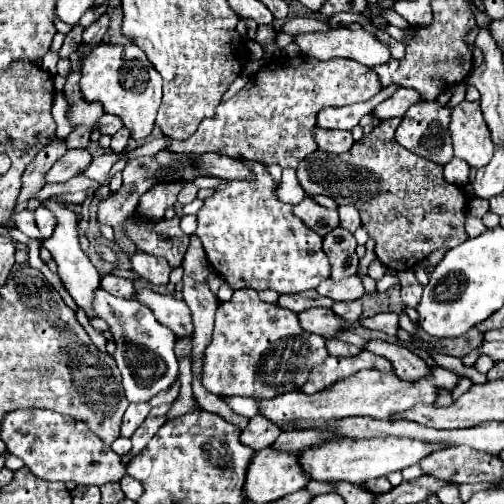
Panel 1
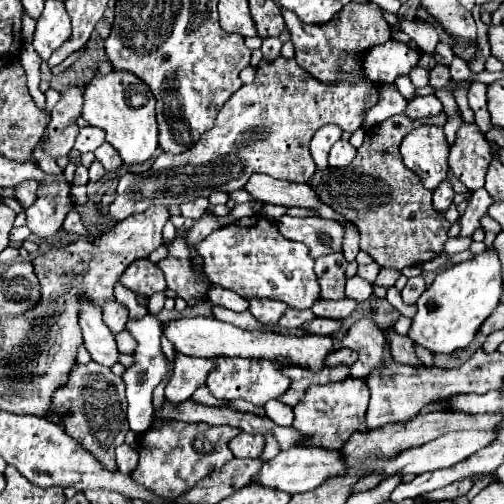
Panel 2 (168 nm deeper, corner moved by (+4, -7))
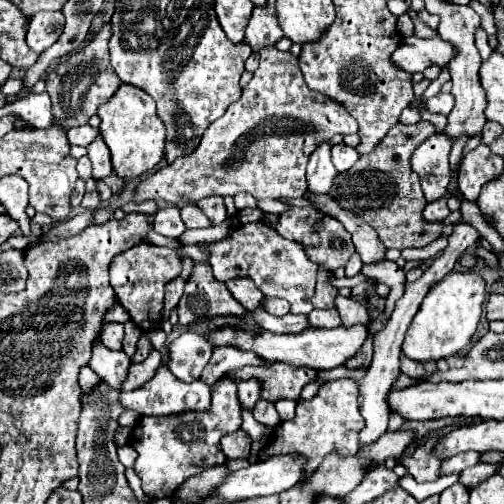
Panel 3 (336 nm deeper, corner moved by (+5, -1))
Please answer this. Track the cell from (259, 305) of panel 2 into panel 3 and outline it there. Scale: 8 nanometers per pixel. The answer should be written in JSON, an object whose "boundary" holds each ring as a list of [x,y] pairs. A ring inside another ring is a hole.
{"boundary":[[[237,278],[237,282],[227,282],[225,284],[229,288],[229,292],[233,294],[235,300],[241,302],[241,306],[245,310],[257,310],[263,308],[265,304],[265,296],[261,294],[261,290],[257,290],[257,286],[253,286],[253,282],[249,282],[247,278]]]}

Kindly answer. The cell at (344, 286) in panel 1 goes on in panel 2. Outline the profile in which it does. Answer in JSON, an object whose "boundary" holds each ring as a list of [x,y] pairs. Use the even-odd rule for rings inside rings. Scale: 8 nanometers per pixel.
{"boundary":[[[344,298],[344,300],[318,300],[318,302],[312,306],[312,312],[314,312],[314,316],[318,316],[318,318],[344,320],[344,318],[348,318],[348,316],[354,312],[356,306],[358,306],[358,304],[356,304],[354,300],[348,300],[348,298]]]}

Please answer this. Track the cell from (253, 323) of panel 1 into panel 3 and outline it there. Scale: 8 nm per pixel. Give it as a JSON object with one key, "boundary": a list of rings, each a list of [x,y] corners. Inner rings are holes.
{"boundary":[[[249,378],[249,380],[235,380],[235,386],[237,386],[237,396],[239,396],[239,402],[245,406],[245,408],[253,408],[255,402],[259,400],[261,396],[261,382],[257,378]]]}

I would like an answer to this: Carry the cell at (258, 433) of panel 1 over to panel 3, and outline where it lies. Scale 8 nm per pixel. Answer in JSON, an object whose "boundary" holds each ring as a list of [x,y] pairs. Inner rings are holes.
{"boundary":[[[237,430],[237,432],[227,434],[227,436],[221,438],[221,450],[229,460],[233,460],[233,458],[249,458],[251,438],[249,438],[247,432]]]}

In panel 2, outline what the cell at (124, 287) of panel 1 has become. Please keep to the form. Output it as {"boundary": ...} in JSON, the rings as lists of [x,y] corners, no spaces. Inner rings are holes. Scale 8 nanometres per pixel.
{"boundary":[[[112,300],[102,306],[102,312],[104,312],[104,324],[110,328],[112,334],[118,334],[124,330],[126,320],[128,320],[128,310],[124,306],[120,306],[116,300]]]}

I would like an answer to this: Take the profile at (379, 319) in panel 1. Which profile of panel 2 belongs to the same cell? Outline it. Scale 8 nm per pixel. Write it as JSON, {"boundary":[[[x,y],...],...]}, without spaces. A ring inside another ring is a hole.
{"boundary":[[[390,330],[390,348],[392,348],[392,358],[398,364],[408,364],[408,366],[422,366],[420,358],[416,356],[414,344],[408,336],[400,336],[394,330]]]}

